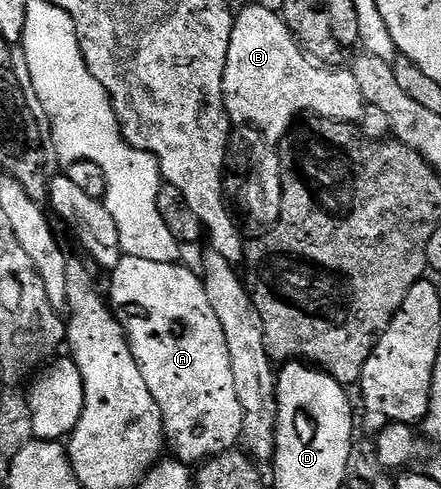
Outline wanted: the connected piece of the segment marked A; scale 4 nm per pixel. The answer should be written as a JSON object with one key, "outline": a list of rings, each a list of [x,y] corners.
{"outline":[[[123,255],[122,260],[109,272],[108,302],[122,324],[126,340],[130,342],[132,353],[140,365],[140,373],[144,373],[144,381],[152,397],[156,397],[156,405],[160,405],[162,433],[169,454],[179,463],[198,465],[239,446],[242,410],[240,397],[236,397],[232,357],[228,357],[224,329],[220,329],[220,320],[208,301],[208,293],[204,293],[201,278],[182,266],[181,262],[144,261],[140,257]]]}

